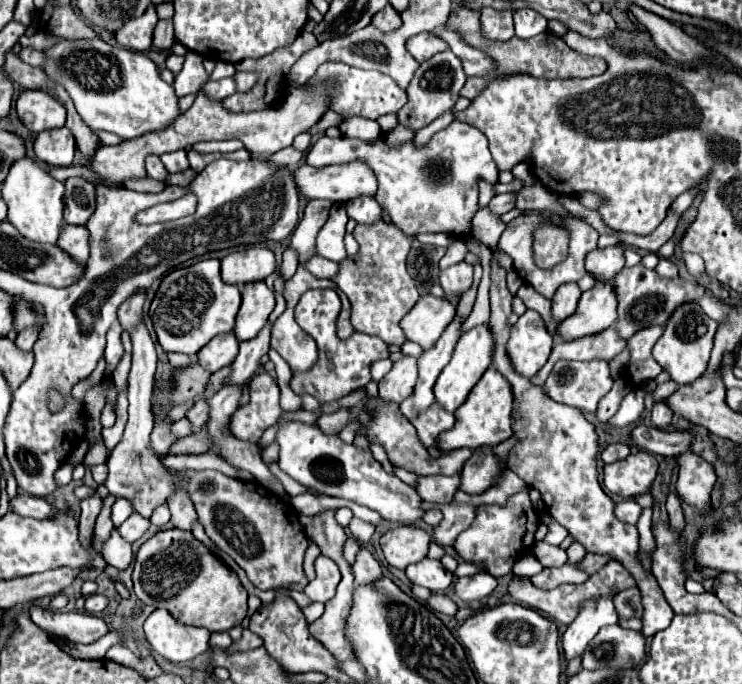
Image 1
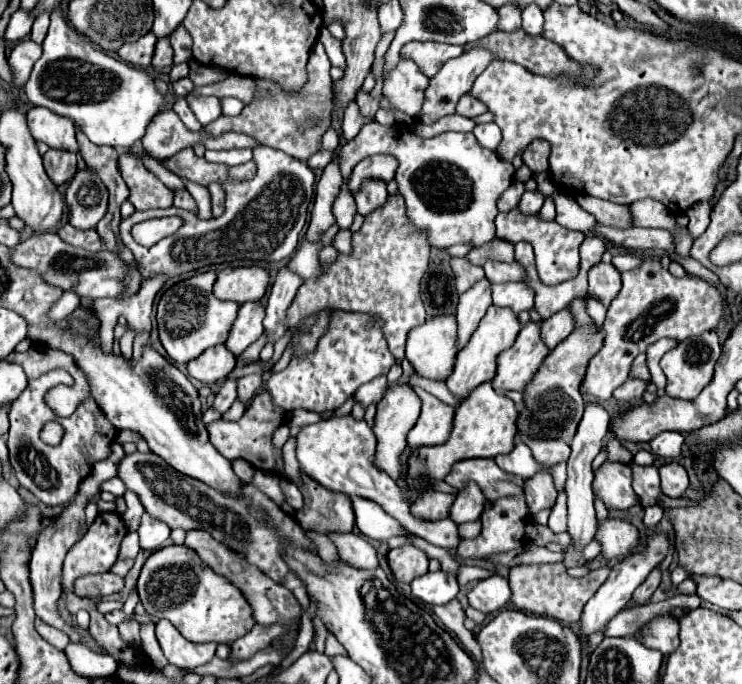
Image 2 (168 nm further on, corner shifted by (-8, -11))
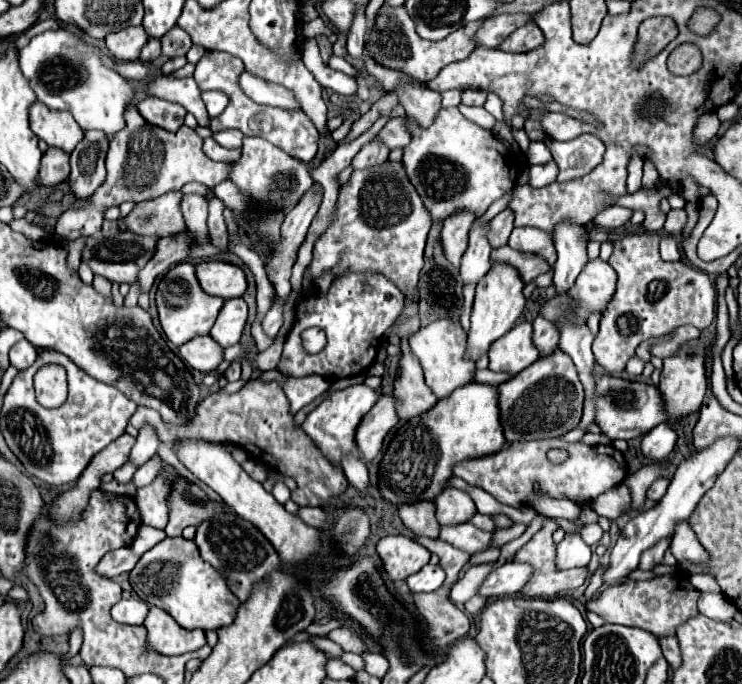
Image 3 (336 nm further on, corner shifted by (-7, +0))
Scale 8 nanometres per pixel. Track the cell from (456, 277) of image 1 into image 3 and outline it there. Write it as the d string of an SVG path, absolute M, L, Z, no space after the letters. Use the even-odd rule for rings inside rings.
M459 212L457 216L451 216L451 218L447 218L443 222L443 230L441 230L443 252L445 252L447 260L451 260L451 264L455 264L455 268L459 268L461 256L467 250L469 228L471 228L473 220L475 220L473 214Z

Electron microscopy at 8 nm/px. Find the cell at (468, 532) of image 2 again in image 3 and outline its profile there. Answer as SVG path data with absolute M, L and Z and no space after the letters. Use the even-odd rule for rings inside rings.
M477 512L469 522L471 522L473 526L481 528L481 530L487 530L487 532L493 532L493 528L495 528L495 524L493 524L491 516L485 516L485 514L479 514L479 512Z

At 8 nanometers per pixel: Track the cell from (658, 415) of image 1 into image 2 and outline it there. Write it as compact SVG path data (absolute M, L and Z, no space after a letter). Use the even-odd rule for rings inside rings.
M664 431L656 439L650 441L650 447L652 447L654 455L664 457L664 459L674 459L682 451L682 443L684 443L684 437L680 433Z

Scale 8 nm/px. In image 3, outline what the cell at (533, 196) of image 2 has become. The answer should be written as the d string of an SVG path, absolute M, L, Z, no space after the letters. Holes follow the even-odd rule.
M555 162L529 168L529 186L533 186L533 188L543 188L547 184L553 184L555 178L557 178L557 164Z

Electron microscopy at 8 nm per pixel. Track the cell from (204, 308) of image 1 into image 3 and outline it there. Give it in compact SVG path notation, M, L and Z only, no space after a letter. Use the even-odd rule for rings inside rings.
M183 262L171 268L165 278L159 282L157 288L157 310L159 310L159 320L165 336L175 344L183 346L187 340L193 340L195 336L205 336L211 332L219 310L223 306L223 298L219 296L207 296L203 288L199 288L199 280L195 276L195 264L193 262Z

